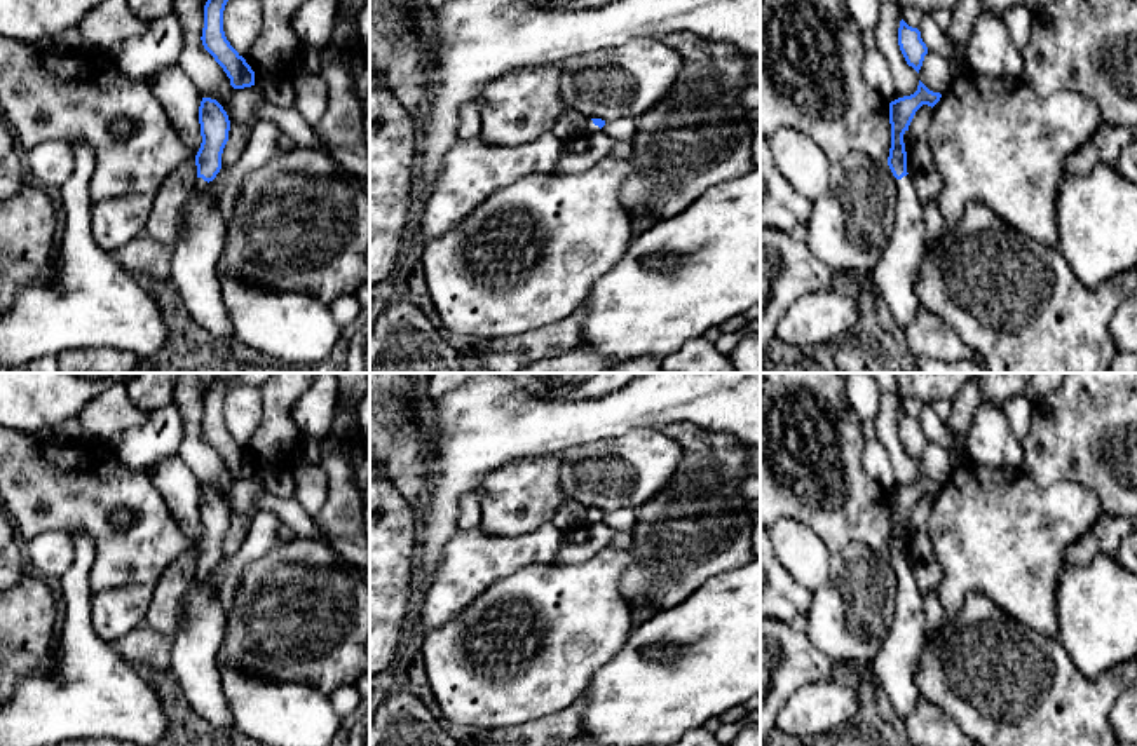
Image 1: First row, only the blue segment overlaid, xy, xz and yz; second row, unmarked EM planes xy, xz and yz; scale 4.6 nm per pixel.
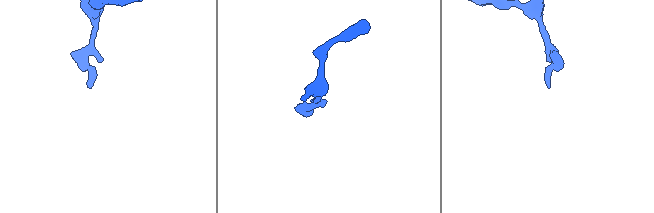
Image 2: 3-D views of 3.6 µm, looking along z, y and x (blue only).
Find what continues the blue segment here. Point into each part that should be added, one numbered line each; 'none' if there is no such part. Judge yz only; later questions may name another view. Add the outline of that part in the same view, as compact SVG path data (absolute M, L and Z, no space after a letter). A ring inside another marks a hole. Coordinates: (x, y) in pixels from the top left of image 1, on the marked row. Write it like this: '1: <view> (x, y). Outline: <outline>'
1: yz (895, 274). Outline: M910 176L896 180L898 211L889 244L872 270L895 322L905 329L921 309L916 296L917 270L924 249L924 218Z

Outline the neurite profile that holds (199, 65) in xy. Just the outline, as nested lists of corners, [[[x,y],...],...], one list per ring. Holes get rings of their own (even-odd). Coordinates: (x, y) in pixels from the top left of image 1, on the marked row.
[[[176,0],[173,14],[183,26],[183,52],[180,64],[204,98],[216,99],[228,115],[228,141],[221,153],[221,166],[230,167],[244,152],[249,131],[232,119],[228,101],[234,87],[223,68],[202,45],[204,0]]]

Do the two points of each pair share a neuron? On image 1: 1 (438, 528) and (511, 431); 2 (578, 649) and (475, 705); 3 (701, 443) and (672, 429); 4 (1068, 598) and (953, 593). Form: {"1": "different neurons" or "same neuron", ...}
{"1": "same neuron", "2": "same neuron", "3": "same neuron", "4": "different neurons"}

